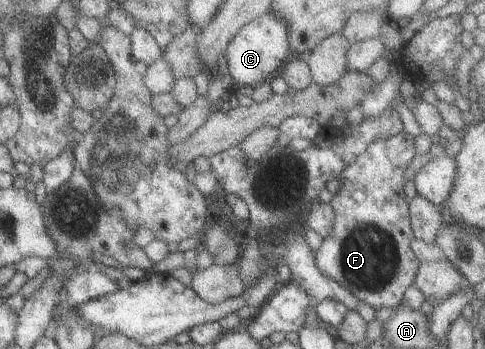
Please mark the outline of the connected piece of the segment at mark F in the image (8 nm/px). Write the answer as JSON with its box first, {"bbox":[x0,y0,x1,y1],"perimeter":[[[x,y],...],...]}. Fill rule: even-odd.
{"bbox":[313,131,419,310],"perimeter":[[[400,131],[394,136],[370,143],[363,153],[356,155],[351,163],[346,164],[338,177],[340,189],[332,195],[329,203],[333,212],[330,232],[313,251],[314,264],[323,275],[374,310],[394,308],[403,302],[403,293],[413,283],[419,265],[409,247],[413,234],[403,191],[403,184],[406,182],[403,176],[415,155],[413,137]]]}

